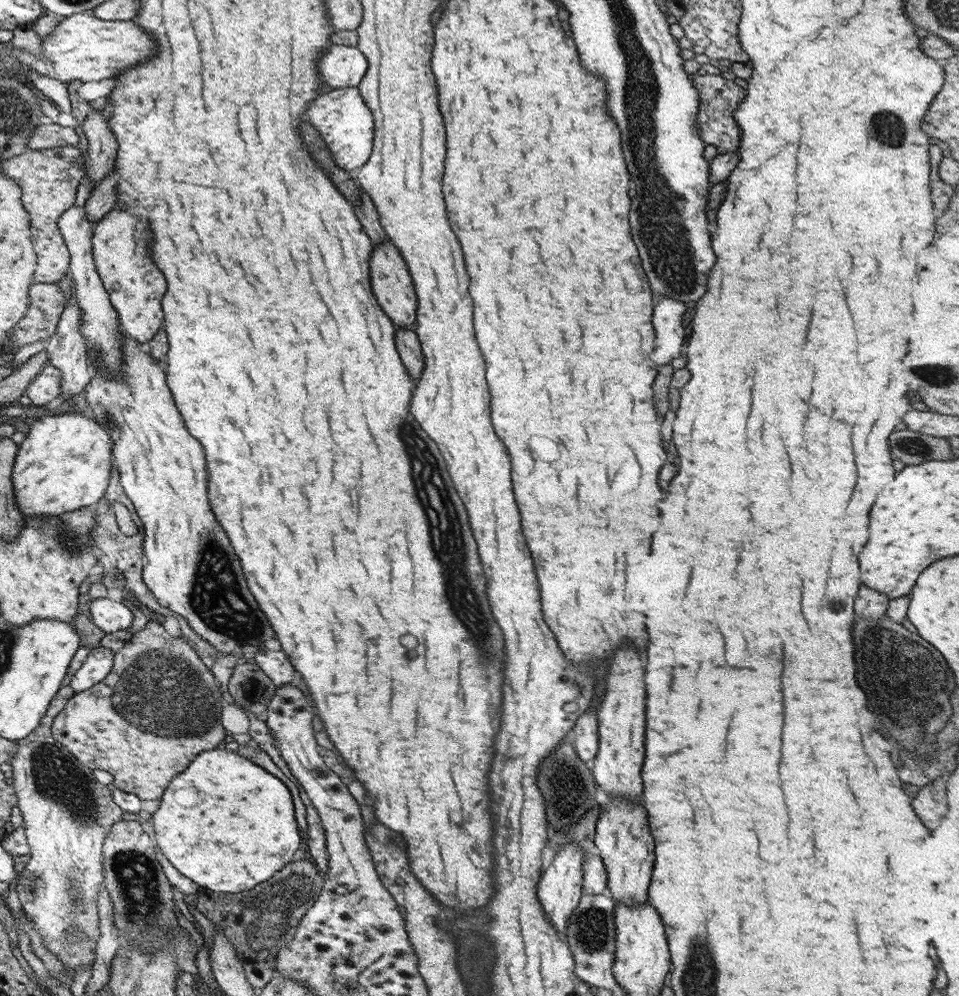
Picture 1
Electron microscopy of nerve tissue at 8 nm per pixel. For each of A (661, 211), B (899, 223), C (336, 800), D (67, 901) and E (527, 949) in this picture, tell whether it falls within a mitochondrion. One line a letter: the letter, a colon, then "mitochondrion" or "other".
A: mitochondrion
B: other
C: other
D: other
E: other

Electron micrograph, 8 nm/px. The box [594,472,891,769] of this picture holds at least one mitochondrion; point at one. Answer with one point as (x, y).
(867, 642)

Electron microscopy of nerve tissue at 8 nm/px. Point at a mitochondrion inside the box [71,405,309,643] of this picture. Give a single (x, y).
(115, 575)

